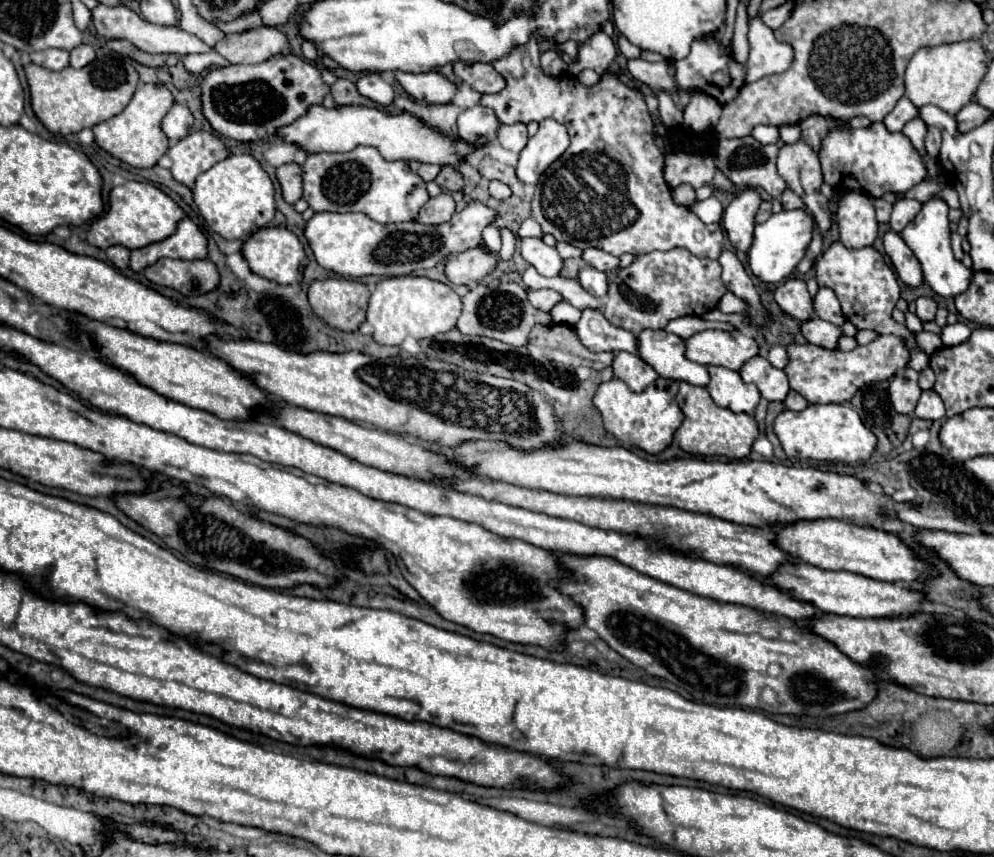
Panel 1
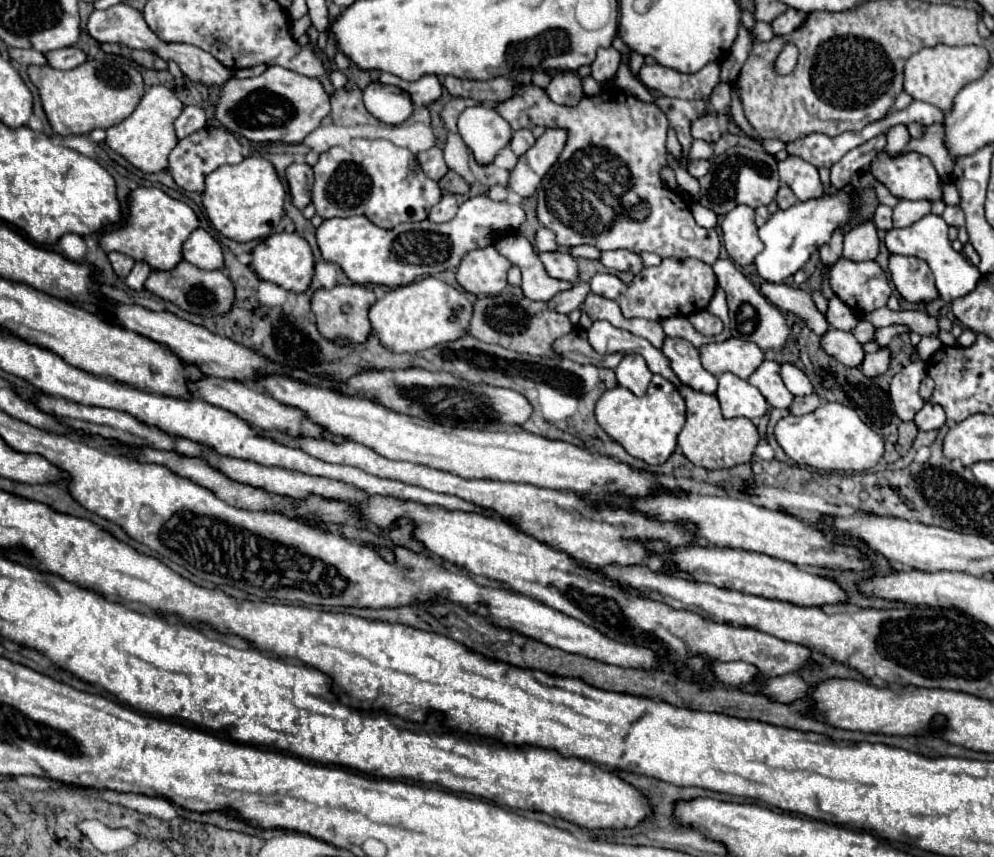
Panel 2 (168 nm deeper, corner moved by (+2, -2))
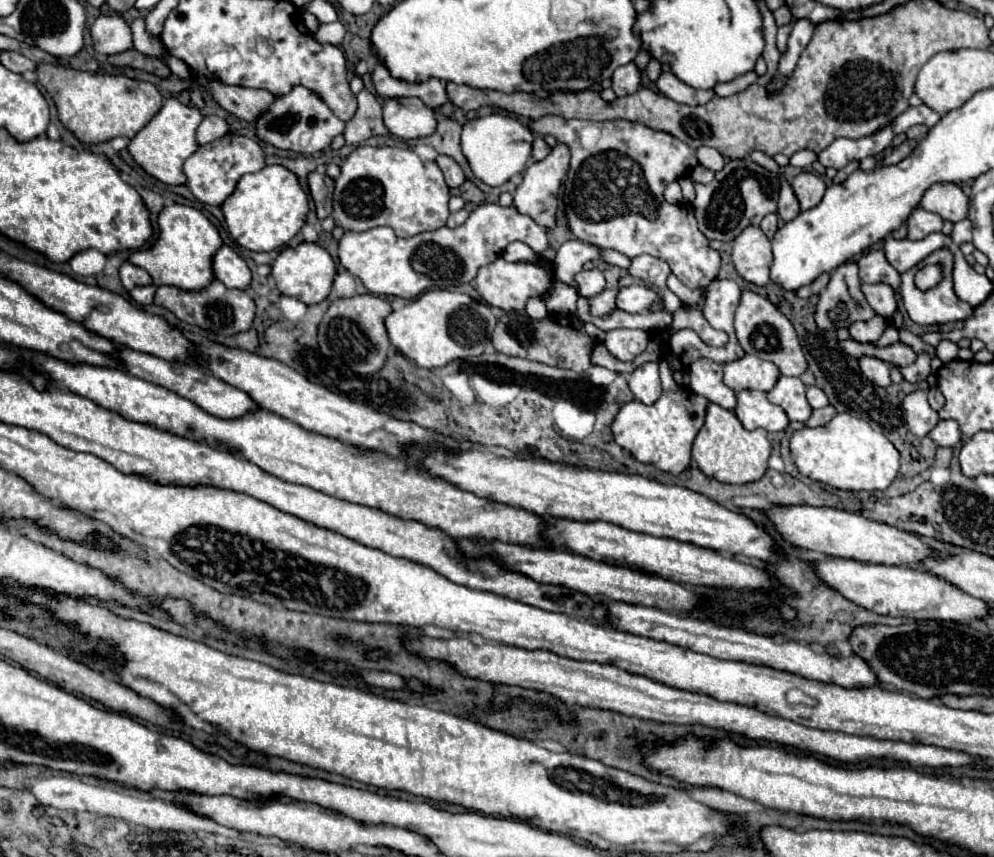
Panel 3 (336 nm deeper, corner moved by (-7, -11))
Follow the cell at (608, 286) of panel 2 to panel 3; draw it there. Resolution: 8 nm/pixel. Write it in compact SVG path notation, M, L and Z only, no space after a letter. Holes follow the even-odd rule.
M630 285L630 287L620 289L616 305L618 305L618 309L628 311L628 313L646 313L658 301L662 301L662 299L654 289L650 289L646 285Z

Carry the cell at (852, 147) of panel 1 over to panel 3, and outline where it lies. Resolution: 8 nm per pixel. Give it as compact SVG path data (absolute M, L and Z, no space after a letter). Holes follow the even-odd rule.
M936 183L924 193L920 207L938 213L946 221L958 223L958 219L966 219L968 215L968 197L954 183Z

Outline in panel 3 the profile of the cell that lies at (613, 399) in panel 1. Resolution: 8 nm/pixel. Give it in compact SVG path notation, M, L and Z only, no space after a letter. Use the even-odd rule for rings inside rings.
M660 361L660 377L662 377L662 395L654 405L644 405L640 401L632 401L620 407L612 433L614 441L632 453L640 463L650 463L666 473L680 475L690 465L690 451L694 437L704 425L708 399L702 395L694 395L688 387L682 387L674 381L670 369L664 361Z

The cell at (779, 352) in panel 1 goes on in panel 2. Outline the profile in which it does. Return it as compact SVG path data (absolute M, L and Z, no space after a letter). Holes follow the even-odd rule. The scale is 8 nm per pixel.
M783 362L781 368L779 368L779 374L781 374L781 378L783 378L783 382L785 382L785 386L789 388L791 394L795 394L795 396L813 394L813 384L797 366Z

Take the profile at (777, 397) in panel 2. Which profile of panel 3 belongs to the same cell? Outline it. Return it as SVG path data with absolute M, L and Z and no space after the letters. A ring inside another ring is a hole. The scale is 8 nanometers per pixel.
M780 377L776 387L768 393L768 399L780 405L790 421L806 423L812 415L812 407L806 399L806 385L798 377Z

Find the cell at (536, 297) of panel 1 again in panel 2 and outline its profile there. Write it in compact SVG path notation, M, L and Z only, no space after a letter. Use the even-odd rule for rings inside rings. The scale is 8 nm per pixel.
M577 282L571 290L555 294L547 302L547 306L553 306L553 310L557 310L559 314L569 314L571 310L575 310L575 308L579 308L583 304L587 294L589 294L589 284L587 282Z

